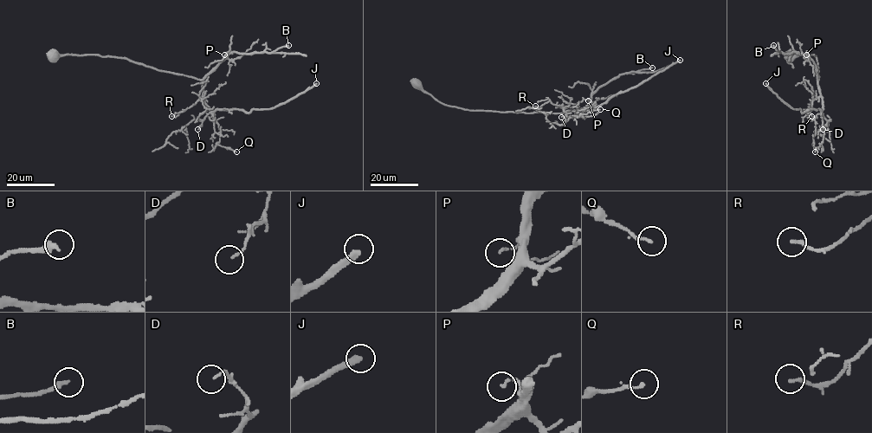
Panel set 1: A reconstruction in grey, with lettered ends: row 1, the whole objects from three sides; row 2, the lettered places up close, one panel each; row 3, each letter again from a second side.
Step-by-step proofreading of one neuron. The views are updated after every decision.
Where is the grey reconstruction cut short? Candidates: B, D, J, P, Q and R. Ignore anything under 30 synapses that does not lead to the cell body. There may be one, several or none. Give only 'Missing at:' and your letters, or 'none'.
Missing at: J

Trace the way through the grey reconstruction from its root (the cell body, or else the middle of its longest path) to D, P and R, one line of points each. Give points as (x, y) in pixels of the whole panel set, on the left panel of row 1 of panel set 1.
D: (53, 54), (125, 57), (158, 70), (200, 80), (203, 102), (209, 113), (197, 129)
P: (53, 54), (125, 57), (158, 70), (200, 80), (227, 56), (224, 54)
R: (53, 54), (125, 57), (158, 70), (200, 80), (203, 96), (176, 116), (171, 116)

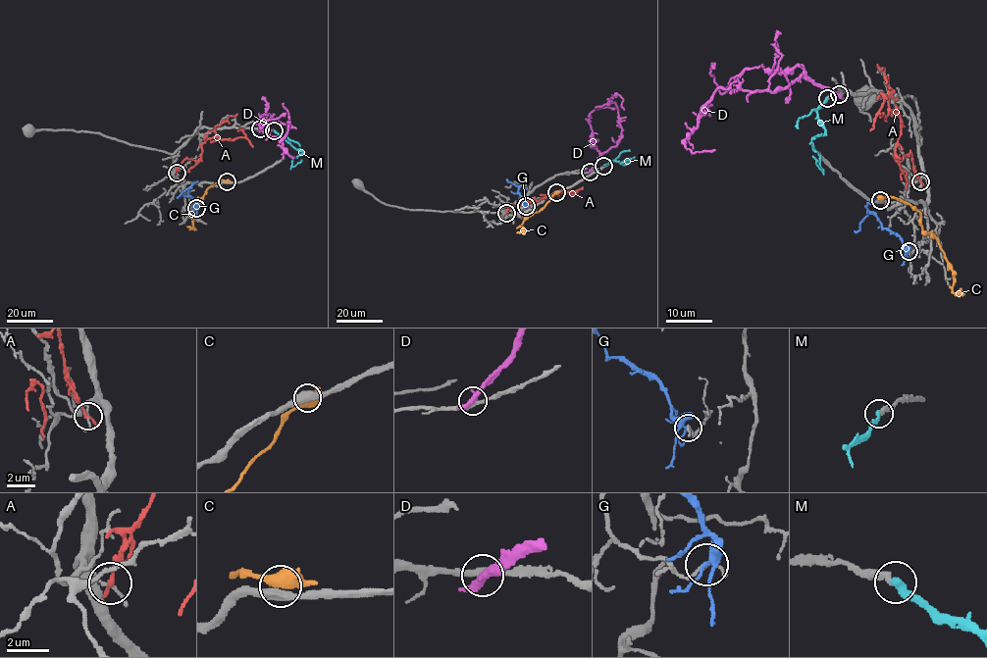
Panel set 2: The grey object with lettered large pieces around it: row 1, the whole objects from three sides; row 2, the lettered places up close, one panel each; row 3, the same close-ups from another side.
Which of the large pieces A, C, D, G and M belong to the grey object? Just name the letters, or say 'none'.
M

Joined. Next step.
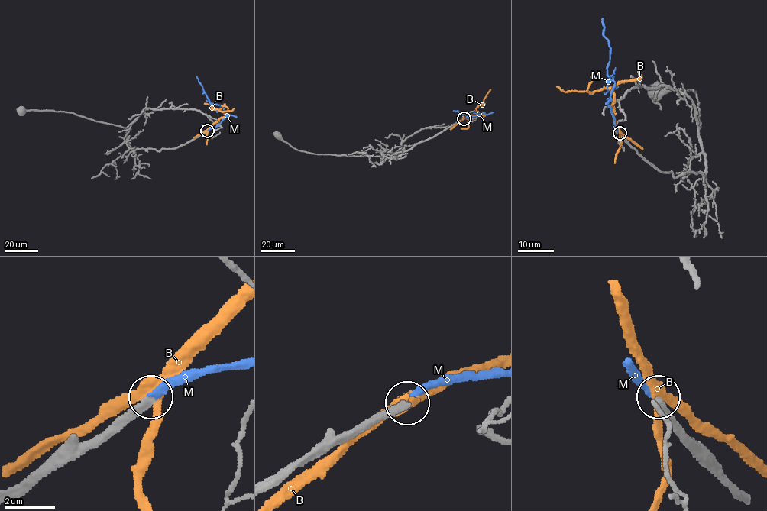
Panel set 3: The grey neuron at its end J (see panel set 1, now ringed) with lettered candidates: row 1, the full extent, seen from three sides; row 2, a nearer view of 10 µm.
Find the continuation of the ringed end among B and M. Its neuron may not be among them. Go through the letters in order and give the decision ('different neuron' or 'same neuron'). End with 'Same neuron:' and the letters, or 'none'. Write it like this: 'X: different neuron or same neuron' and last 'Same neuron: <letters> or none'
B: different neuron
M: same neuron
Same neuron: M

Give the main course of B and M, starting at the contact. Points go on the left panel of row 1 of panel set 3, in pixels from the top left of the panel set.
B: (206, 130), (225, 115), (220, 109), (231, 111), (234, 108)
M: (207, 130), (215, 128), (228, 112), (219, 105), (210, 103), (196, 77)

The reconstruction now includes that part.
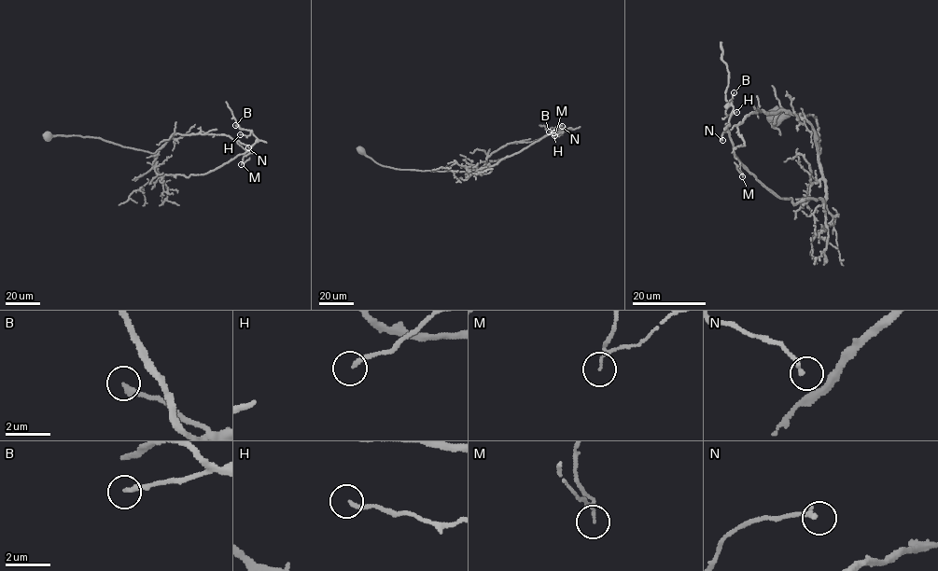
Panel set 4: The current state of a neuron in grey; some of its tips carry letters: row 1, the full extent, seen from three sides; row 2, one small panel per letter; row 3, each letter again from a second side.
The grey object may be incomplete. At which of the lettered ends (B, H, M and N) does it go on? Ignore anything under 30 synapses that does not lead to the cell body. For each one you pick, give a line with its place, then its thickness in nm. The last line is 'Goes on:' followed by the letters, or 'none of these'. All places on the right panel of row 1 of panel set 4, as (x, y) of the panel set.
B: place (734, 92); calibre 220 nm
Goes on: B

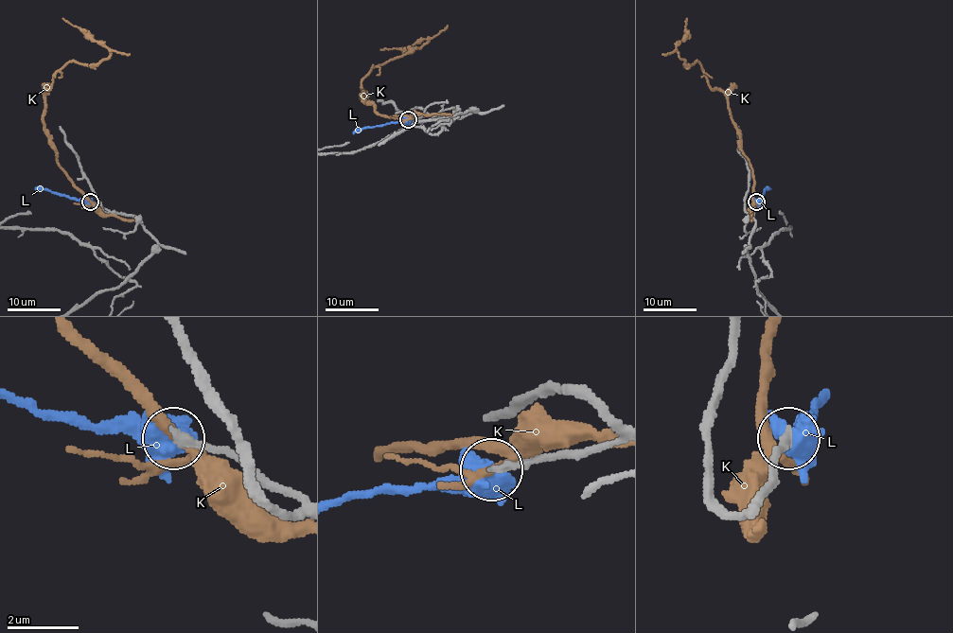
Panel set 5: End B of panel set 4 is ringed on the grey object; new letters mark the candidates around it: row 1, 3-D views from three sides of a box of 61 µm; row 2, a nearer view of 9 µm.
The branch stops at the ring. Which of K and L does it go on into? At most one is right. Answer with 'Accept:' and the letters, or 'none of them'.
Accept: L

